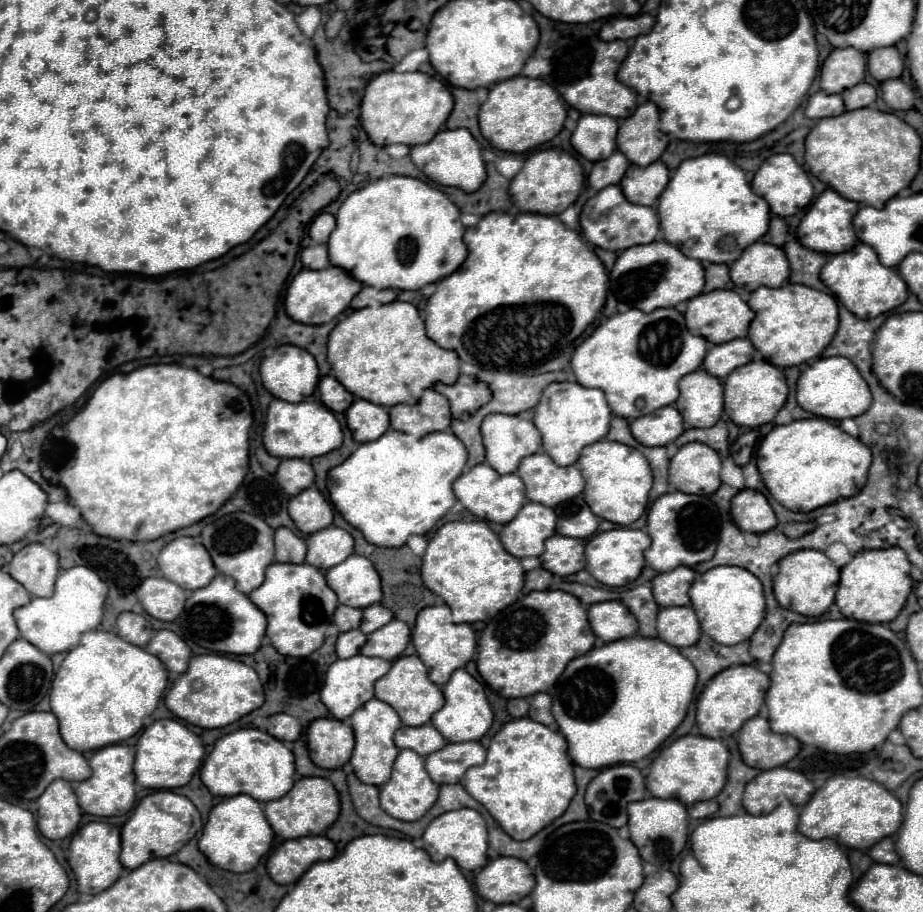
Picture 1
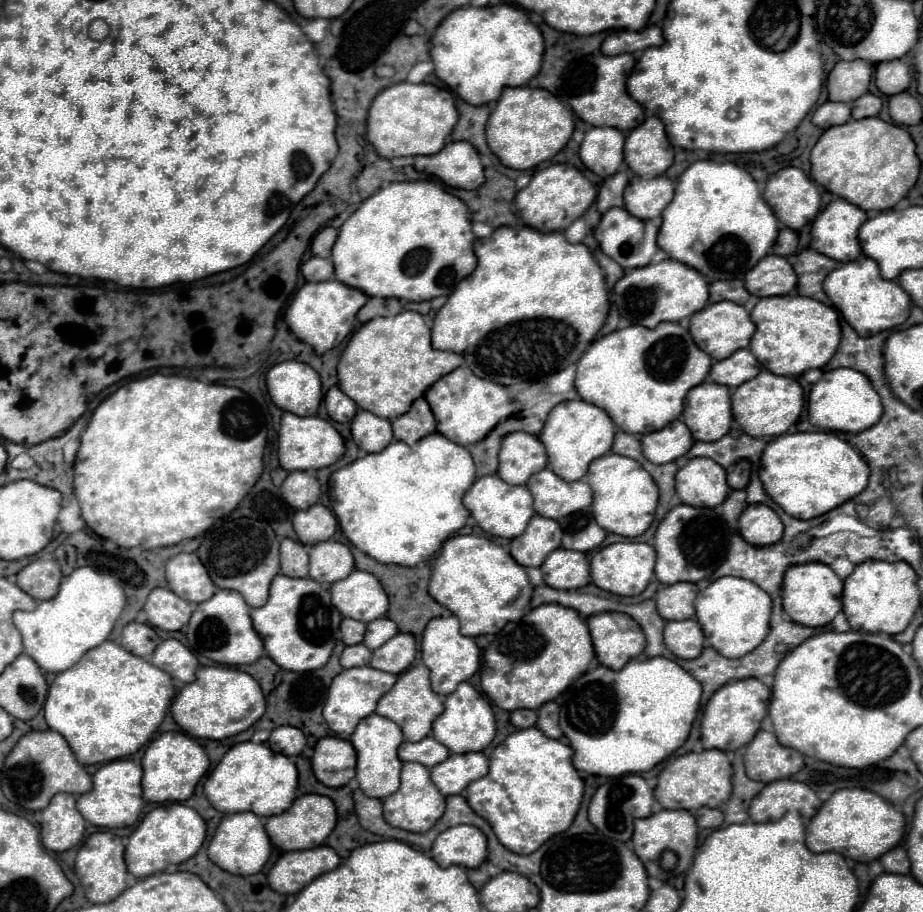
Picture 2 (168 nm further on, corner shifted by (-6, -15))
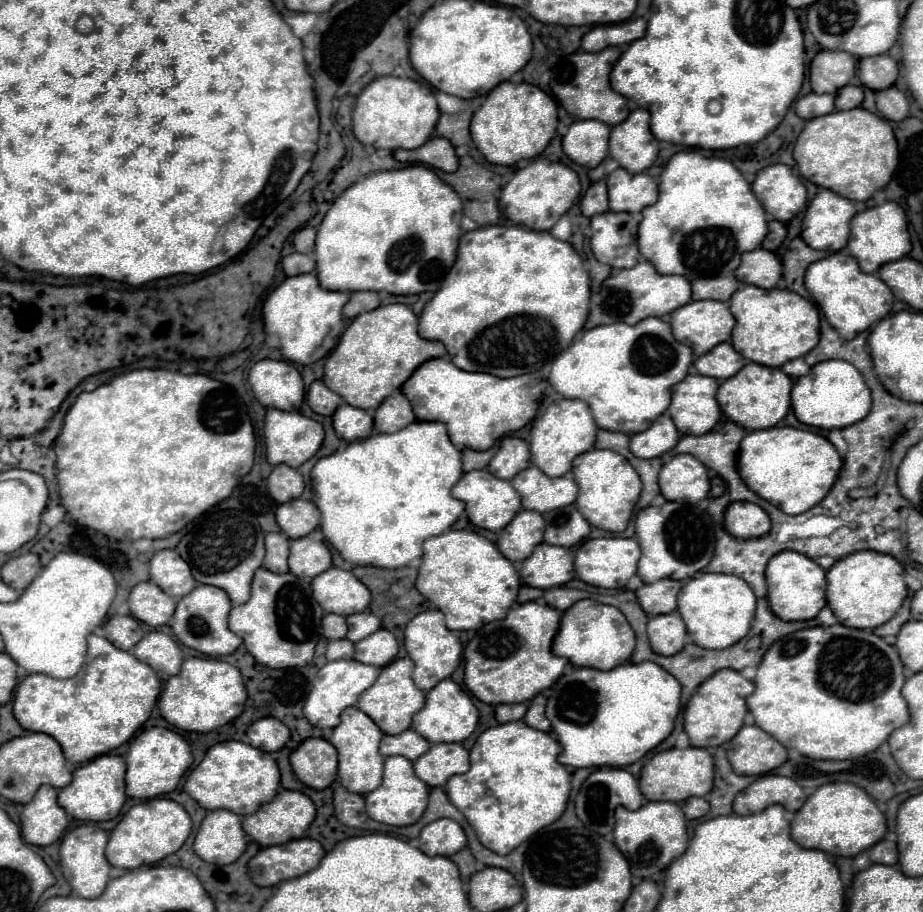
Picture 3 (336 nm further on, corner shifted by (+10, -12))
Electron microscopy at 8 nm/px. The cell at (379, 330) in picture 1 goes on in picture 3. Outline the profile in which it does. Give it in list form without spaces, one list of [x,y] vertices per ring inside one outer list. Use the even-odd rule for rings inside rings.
[[[406,304],[378,306],[376,310],[356,316],[346,328],[338,346],[326,358],[322,382],[340,394],[350,406],[374,410],[386,396],[400,388],[422,362],[440,356],[446,356],[444,344],[424,340],[418,334],[418,318],[412,308]]]

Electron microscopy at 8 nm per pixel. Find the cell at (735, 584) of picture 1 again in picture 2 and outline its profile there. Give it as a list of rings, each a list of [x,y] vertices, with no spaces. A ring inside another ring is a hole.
[[[733,576],[720,577],[698,593],[694,607],[696,619],[706,635],[706,641],[710,643],[710,647],[714,647],[720,655],[728,659],[738,659],[750,653],[768,635],[772,601],[768,593],[752,581]]]

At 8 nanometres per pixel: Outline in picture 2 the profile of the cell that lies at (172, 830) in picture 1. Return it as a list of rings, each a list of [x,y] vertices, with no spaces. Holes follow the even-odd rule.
[[[182,803],[160,805],[140,821],[140,825],[128,839],[126,845],[128,871],[134,877],[142,879],[158,871],[164,871],[168,865],[180,865],[202,847],[204,839],[206,839],[206,823],[192,807]]]

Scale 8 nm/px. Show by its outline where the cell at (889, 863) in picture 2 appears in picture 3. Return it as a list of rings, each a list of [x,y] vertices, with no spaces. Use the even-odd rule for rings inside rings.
[[[880,840],[868,852],[870,852],[870,860],[878,864],[894,866],[898,862],[898,848],[896,848],[896,842],[892,840]]]

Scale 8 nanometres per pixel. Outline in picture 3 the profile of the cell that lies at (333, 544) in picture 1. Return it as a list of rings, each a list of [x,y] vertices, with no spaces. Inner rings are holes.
[[[304,536],[290,542],[288,566],[294,576],[314,578],[332,566],[332,556],[324,542],[314,542],[312,538]]]

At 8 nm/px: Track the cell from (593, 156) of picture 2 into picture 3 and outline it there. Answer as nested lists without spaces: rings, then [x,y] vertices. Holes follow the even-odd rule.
[[[576,120],[562,138],[564,154],[580,166],[596,168],[608,154],[610,126],[600,120]]]

